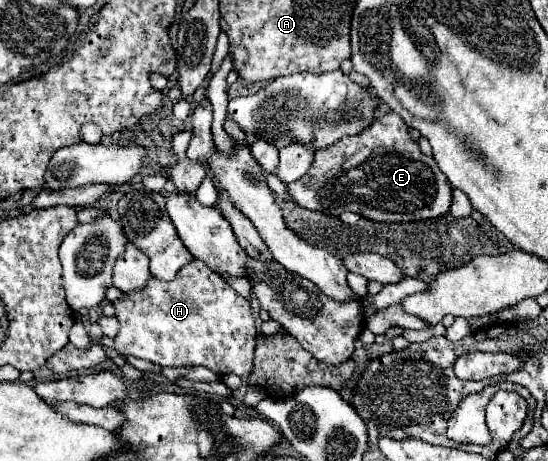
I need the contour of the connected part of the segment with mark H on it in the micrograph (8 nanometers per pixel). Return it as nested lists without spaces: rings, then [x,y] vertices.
[[[194,260],[184,266],[174,280],[162,282],[152,278],[148,286],[140,292],[124,294],[114,302],[116,318],[120,320],[120,332],[114,338],[114,348],[122,356],[136,356],[148,360],[158,366],[204,366],[214,374],[238,374],[248,376],[254,368],[254,346],[258,338],[256,320],[252,314],[252,306],[246,298],[234,292],[234,288],[224,282],[214,270],[210,270],[204,262]]]

